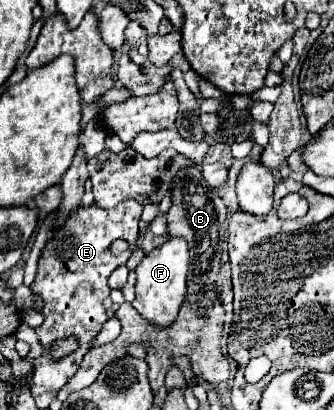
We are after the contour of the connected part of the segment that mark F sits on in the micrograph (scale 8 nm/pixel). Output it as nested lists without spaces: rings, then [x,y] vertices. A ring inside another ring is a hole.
[[[169,237],[161,247],[147,253],[137,265],[137,285],[135,285],[135,301],[133,307],[155,325],[169,325],[179,313],[187,291],[187,269],[189,269],[189,245],[183,237]]]

